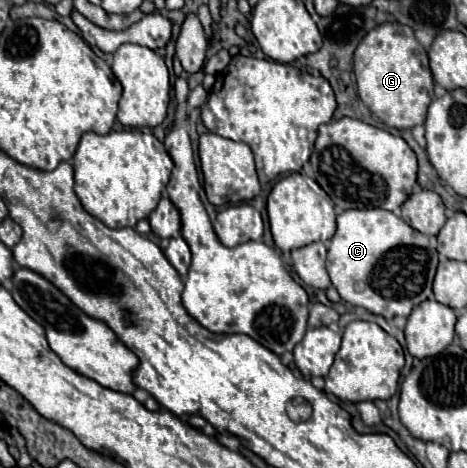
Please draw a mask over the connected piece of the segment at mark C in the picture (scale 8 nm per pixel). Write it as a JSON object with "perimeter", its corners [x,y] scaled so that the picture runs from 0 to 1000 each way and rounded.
{"perimeter":[[[809,444],[732,453],[698,551],[711,611],[732,641],[784,658],[797,671],[814,671],[827,684],[878,675],[887,654],[925,637],[934,568],[938,538],[921,521],[921,509],[878,487],[839,453]]]}

